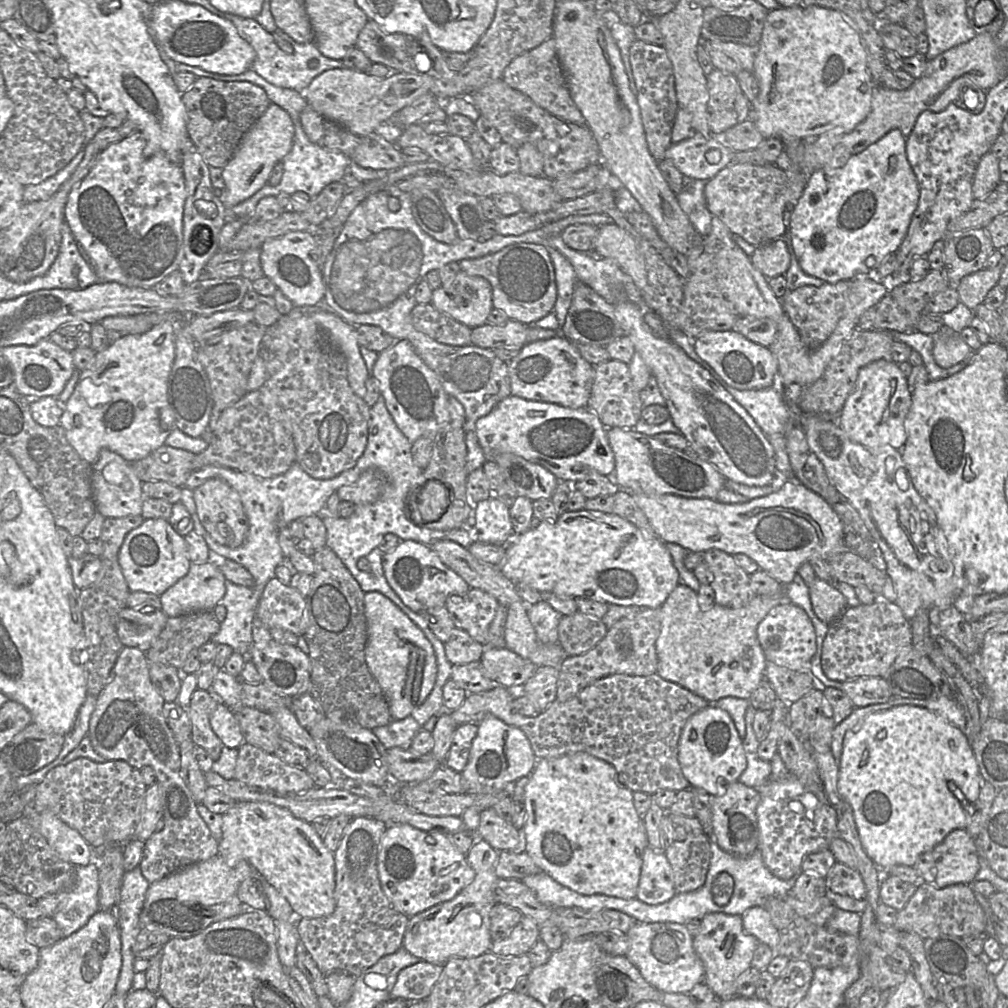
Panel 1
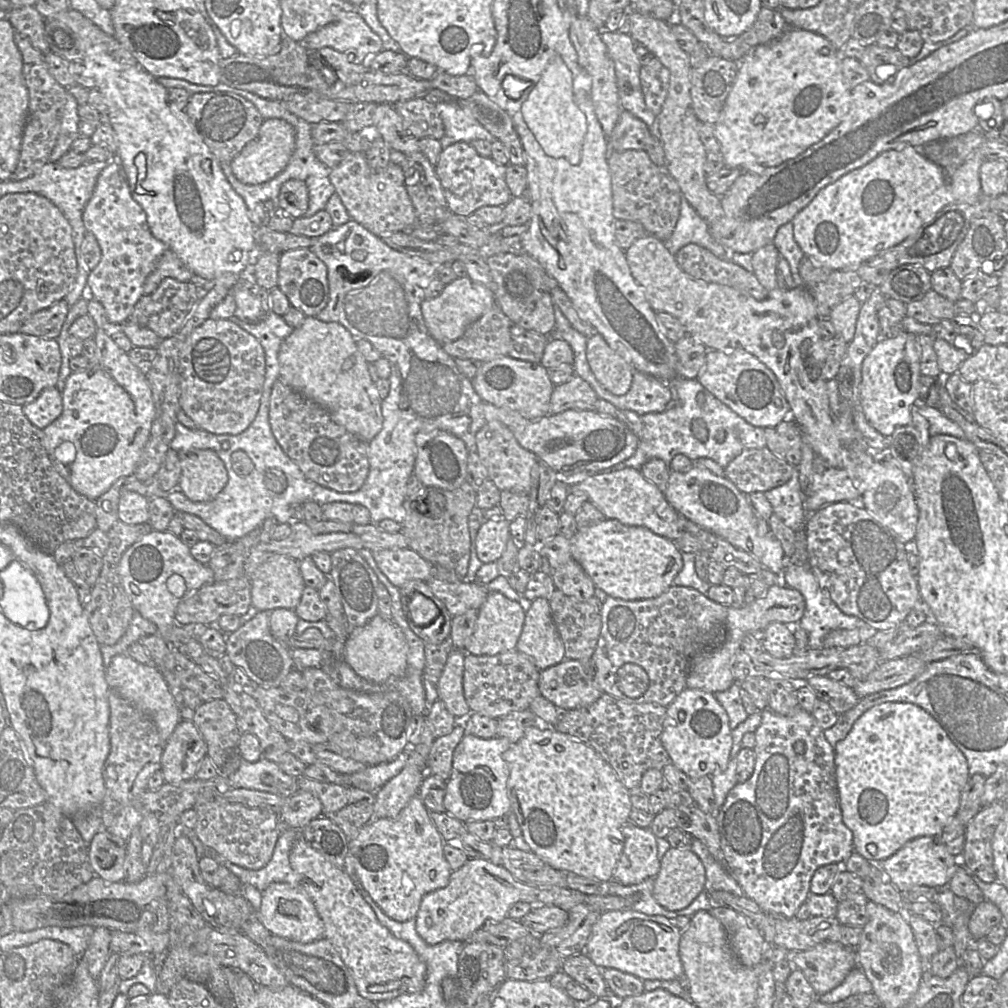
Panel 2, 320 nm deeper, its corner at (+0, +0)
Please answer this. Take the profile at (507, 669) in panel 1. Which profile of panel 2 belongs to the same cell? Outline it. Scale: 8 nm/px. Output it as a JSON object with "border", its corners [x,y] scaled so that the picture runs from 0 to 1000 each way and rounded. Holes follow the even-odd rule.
{"border":[[[560,654],[558,657],[542,663],[535,668],[534,683],[536,689],[557,704],[581,701],[597,689],[589,675],[589,662],[585,655]]]}

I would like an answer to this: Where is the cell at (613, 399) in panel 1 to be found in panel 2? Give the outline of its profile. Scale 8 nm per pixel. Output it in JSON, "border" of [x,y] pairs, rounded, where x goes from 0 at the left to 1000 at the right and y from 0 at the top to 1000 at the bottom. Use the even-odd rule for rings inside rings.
{"border":[[[569,371],[562,380],[550,383],[546,411],[554,411],[563,406],[590,408],[593,395],[588,385]]]}

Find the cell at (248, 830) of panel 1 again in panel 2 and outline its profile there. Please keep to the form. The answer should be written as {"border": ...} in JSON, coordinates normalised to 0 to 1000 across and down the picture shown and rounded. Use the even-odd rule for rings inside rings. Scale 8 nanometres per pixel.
{"border":[[[301,830],[292,835],[287,854],[299,869],[298,877],[320,913],[321,930],[329,936],[346,961],[360,990],[373,995],[420,981],[424,963],[422,955],[405,935],[392,930],[376,915],[341,862],[325,854]]]}

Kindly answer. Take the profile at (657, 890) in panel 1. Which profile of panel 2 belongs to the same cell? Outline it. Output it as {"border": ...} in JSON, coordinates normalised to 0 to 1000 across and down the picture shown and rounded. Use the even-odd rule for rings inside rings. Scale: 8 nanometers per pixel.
{"border":[[[625,815],[617,820],[619,841],[609,862],[608,873],[618,879],[633,878],[642,872],[652,869],[655,864],[655,854],[652,846],[651,830],[645,821],[635,821]]]}

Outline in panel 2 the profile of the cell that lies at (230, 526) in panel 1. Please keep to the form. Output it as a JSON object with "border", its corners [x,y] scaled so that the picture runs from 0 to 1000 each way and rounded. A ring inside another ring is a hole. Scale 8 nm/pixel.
{"border":[[[192,445],[178,450],[178,485],[191,498],[206,498],[223,484],[226,468],[221,457],[209,445]]]}

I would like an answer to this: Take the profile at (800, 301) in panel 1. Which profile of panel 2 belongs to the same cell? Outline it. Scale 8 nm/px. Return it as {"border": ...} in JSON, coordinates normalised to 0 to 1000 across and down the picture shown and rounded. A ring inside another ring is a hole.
{"border":[[[692,242],[680,243],[671,251],[670,257],[679,270],[690,277],[725,284],[751,298],[758,298],[762,294],[762,288],[748,271],[726,258],[711,255]]]}

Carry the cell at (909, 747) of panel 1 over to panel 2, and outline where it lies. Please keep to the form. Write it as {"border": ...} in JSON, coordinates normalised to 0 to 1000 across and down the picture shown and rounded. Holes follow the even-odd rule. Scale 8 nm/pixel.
{"border":[[[879,696],[857,706],[847,717],[840,731],[828,741],[828,765],[837,817],[845,824],[847,844],[861,854],[874,857],[902,834],[915,829],[933,829],[938,818],[948,810],[953,790],[962,772],[959,753],[934,719],[914,701],[897,696]]]}

